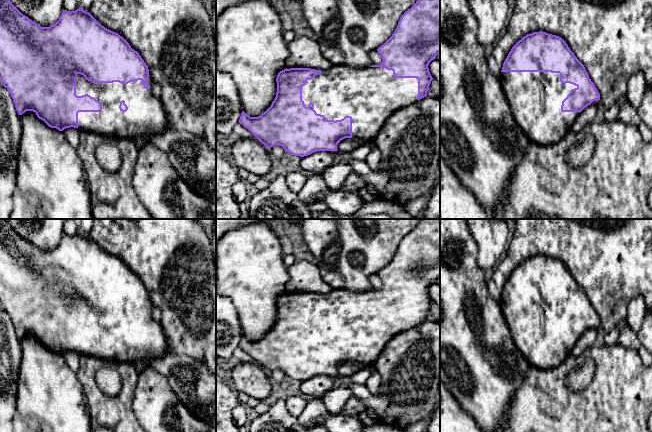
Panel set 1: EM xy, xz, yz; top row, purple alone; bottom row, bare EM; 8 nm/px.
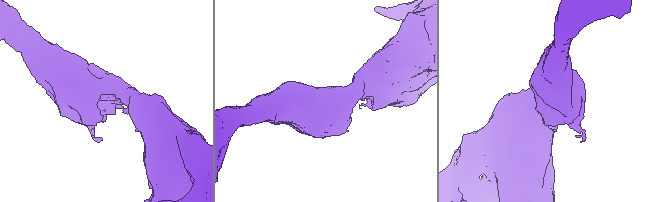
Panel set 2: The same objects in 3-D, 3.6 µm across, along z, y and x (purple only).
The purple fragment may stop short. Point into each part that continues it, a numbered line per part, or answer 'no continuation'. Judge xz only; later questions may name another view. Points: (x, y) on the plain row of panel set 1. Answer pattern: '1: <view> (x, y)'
1: xz (370, 319)

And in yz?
1: yz (535, 322)

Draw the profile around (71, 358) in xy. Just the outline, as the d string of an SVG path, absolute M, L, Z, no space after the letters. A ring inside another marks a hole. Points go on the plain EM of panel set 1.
M70 351L66 352L63 355L63 358L67 366L73 371L76 372L79 366L80 354L78 352Z

